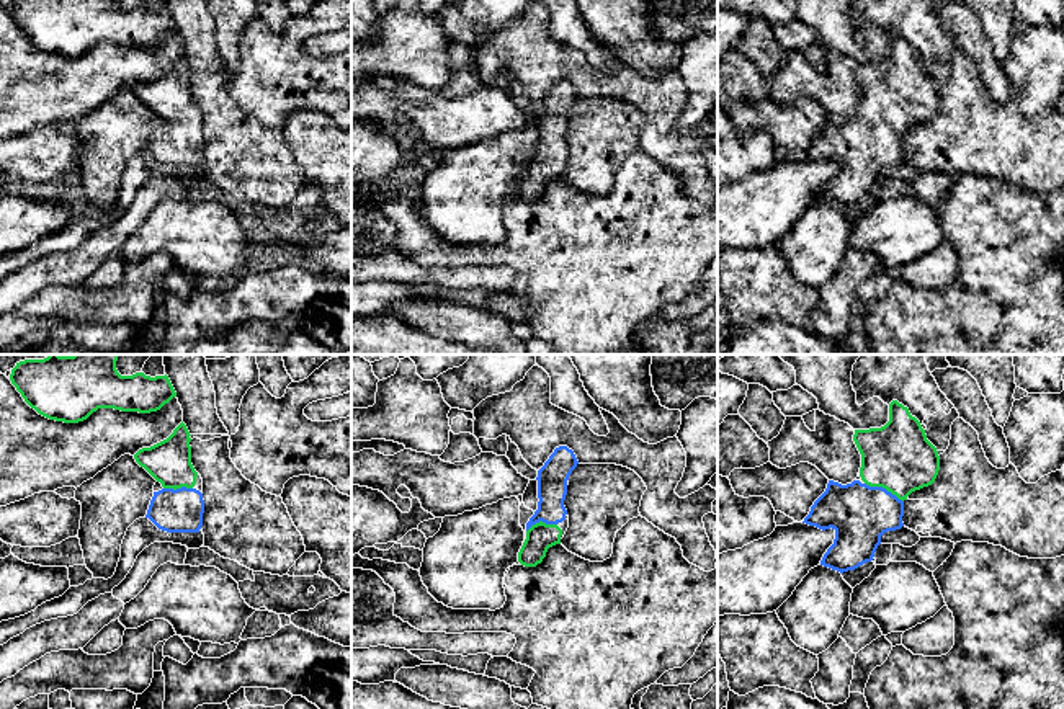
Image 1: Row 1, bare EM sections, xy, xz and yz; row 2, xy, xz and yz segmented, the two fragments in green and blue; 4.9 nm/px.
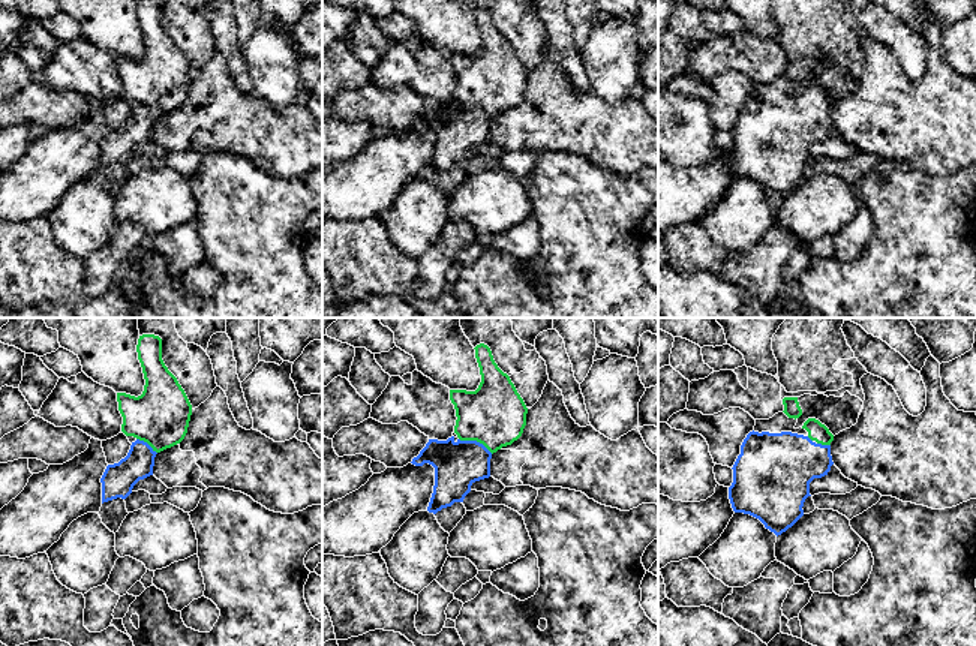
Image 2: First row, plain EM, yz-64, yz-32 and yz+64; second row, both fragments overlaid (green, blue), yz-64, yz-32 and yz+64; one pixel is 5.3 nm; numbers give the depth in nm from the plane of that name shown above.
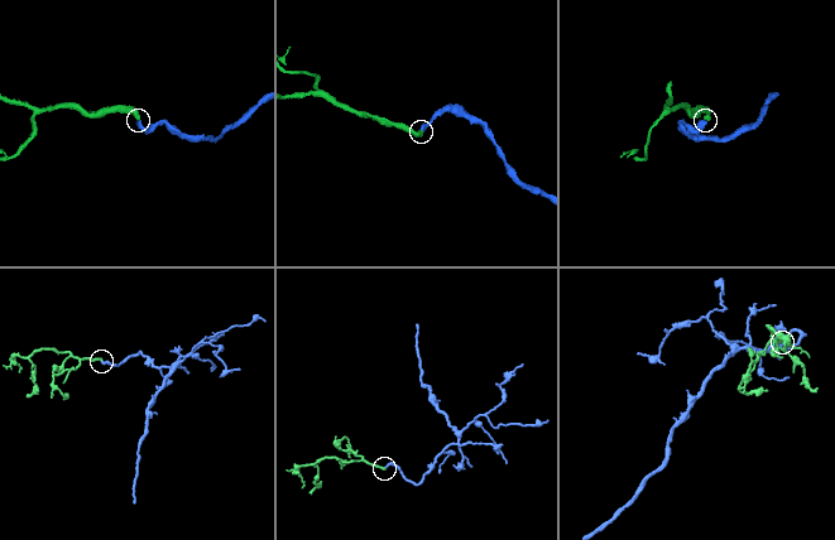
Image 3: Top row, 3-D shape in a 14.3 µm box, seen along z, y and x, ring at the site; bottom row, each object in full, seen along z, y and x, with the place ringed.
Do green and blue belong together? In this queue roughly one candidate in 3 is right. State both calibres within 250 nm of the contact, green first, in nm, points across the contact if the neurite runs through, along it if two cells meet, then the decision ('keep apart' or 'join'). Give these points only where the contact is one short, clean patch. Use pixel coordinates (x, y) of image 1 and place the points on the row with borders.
340/300 nm | across yz (898, 456), (885, 487), (860, 515) | join

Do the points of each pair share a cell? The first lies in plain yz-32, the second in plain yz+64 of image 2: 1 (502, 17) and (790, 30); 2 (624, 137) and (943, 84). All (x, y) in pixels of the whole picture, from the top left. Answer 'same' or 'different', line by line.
1: same
2: same

